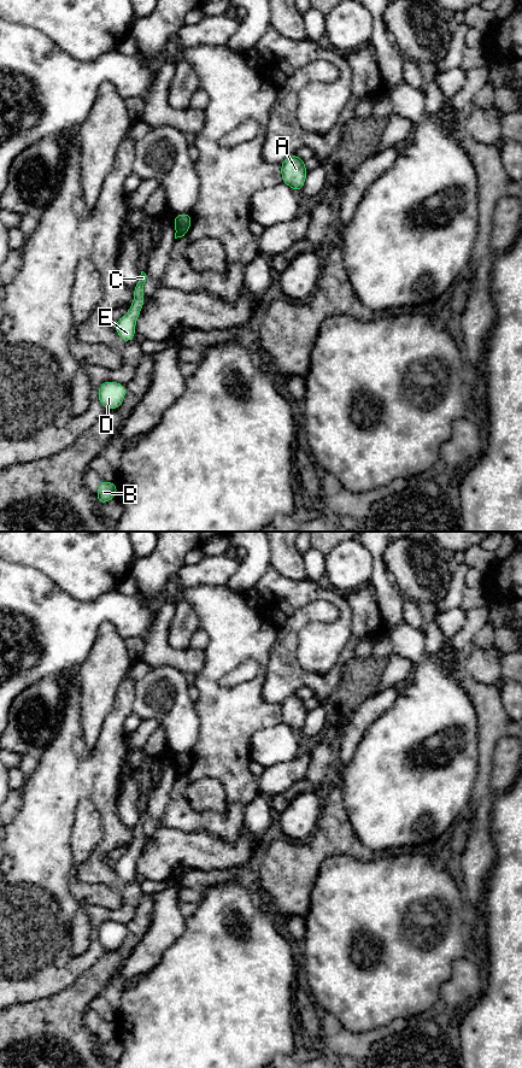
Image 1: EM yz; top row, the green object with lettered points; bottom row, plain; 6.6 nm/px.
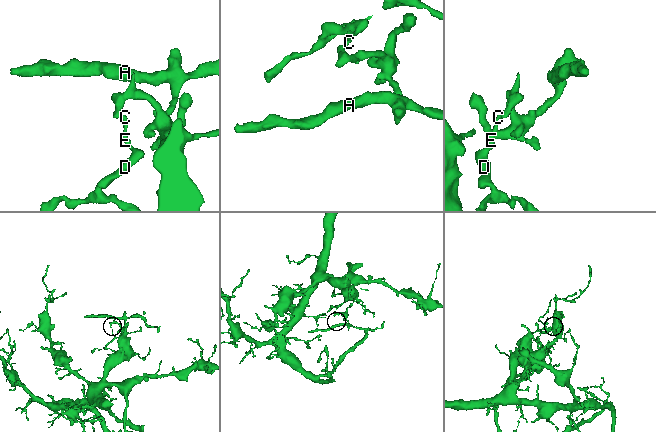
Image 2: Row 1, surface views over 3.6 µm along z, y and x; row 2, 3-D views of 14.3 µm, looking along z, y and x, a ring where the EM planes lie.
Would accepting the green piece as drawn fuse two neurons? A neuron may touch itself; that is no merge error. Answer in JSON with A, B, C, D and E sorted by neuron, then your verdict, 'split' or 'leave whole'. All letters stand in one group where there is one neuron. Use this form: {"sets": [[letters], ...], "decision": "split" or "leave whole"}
{"sets": [["A"], ["B", "C", "D", "E"]], "decision": "split"}

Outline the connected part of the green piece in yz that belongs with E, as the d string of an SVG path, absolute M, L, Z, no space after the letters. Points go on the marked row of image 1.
M141 271L139 282L133 288L134 301L131 303L129 311L115 323L115 330L124 342L130 342L135 336L136 321L145 303L145 294L143 294L145 282L146 282L146 274Z

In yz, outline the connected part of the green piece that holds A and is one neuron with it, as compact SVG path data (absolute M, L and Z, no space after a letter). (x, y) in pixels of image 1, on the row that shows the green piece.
M295 153L281 163L282 182L289 186L293 190L303 189L307 172L305 162Z

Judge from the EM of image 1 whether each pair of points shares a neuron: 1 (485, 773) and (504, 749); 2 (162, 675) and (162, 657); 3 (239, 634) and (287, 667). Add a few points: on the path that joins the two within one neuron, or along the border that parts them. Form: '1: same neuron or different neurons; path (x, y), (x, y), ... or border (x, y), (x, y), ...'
1: different neurons; border (502, 738), (493, 752), (493, 792)
2: different neurons; border (151, 667), (174, 665), (185, 674)
3: different neurons; border (277, 628), (277, 635), (269, 653), (264, 681)

